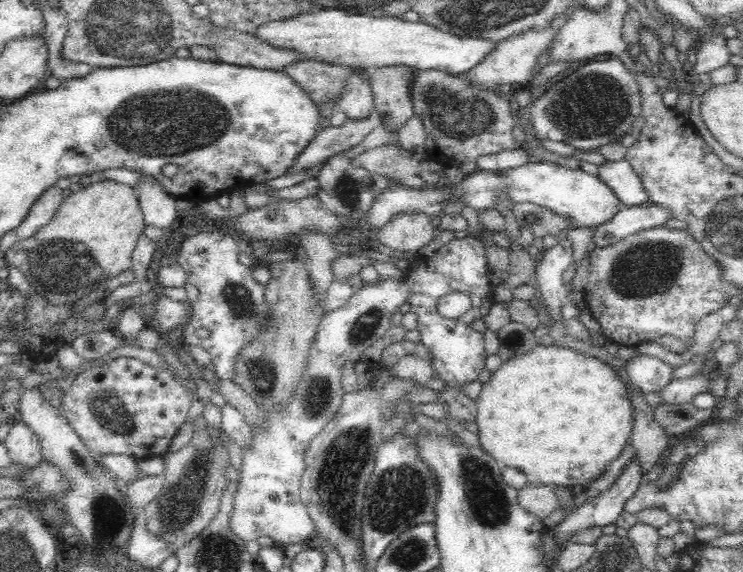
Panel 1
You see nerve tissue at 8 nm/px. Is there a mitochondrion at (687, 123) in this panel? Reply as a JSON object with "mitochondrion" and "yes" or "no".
{"mitochondrion":"no"}

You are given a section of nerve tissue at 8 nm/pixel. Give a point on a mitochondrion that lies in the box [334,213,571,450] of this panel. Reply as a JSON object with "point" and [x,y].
{"point":[363,328]}

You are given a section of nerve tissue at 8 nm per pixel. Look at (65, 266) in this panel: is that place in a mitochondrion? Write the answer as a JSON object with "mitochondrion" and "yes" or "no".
{"mitochondrion":"yes"}

